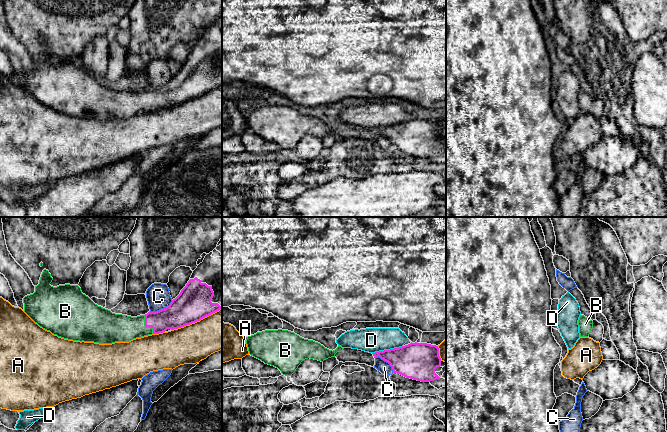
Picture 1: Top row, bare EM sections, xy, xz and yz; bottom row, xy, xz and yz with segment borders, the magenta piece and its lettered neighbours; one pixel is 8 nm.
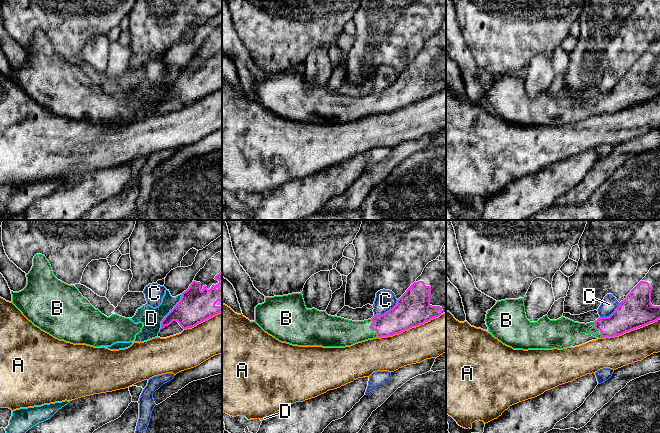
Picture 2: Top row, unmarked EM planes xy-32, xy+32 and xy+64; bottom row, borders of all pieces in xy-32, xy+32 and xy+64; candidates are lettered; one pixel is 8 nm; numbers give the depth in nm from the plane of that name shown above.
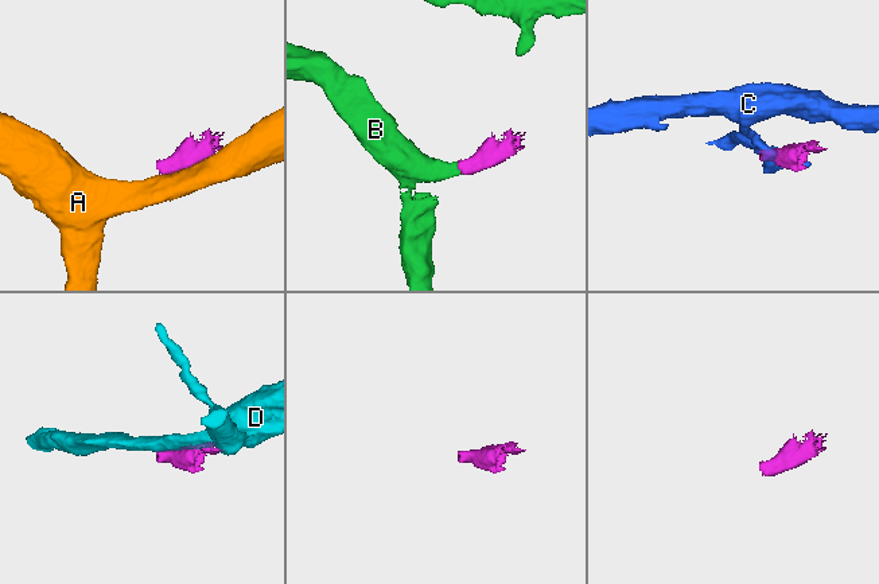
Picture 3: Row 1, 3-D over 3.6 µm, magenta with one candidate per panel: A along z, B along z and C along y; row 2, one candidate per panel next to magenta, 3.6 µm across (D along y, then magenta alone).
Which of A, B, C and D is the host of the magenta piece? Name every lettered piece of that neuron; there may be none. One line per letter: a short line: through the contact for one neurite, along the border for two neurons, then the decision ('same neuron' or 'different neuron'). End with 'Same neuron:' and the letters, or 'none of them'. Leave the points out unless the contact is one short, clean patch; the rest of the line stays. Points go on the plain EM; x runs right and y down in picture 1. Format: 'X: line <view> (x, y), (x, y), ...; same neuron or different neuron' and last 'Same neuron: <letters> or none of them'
A: different neuron
B: line xy (174, 92), (146, 102), (115, 103); same neuron
C: line xy (172, 76), (165, 83), (150, 88); different neuron
D: different neuron
Same neuron: B

